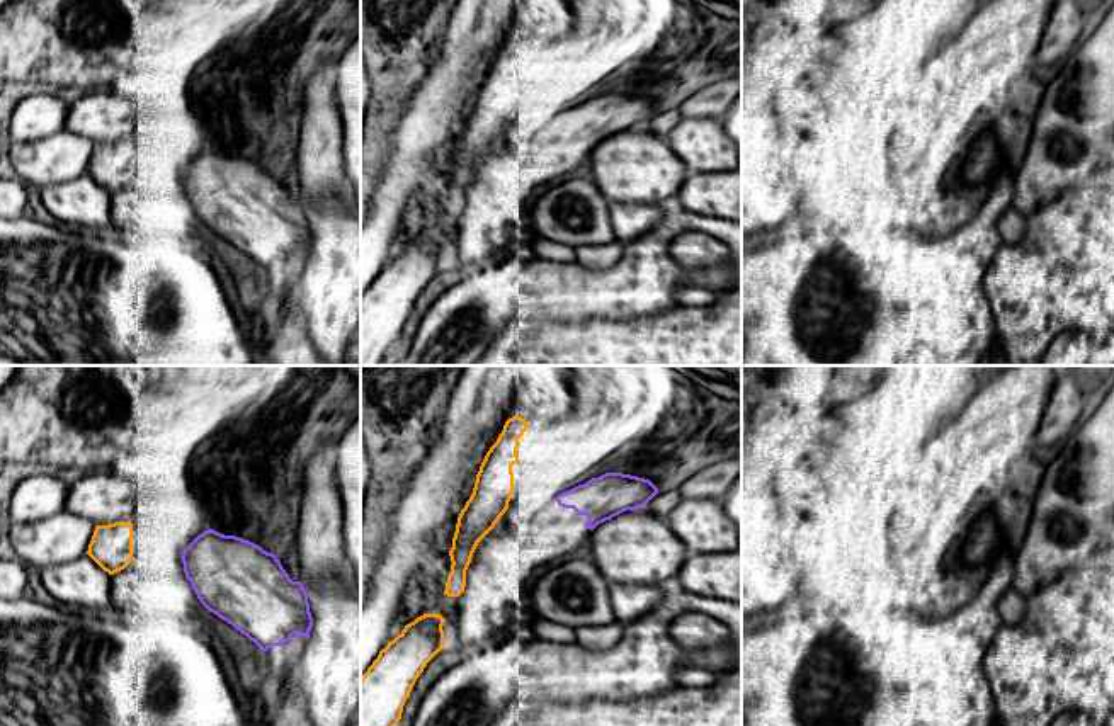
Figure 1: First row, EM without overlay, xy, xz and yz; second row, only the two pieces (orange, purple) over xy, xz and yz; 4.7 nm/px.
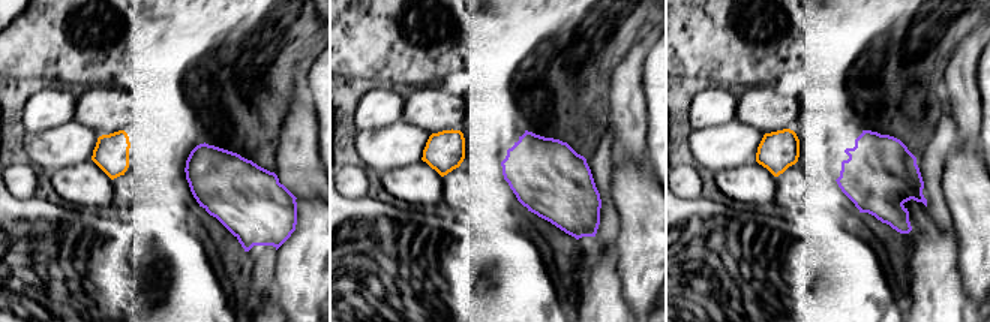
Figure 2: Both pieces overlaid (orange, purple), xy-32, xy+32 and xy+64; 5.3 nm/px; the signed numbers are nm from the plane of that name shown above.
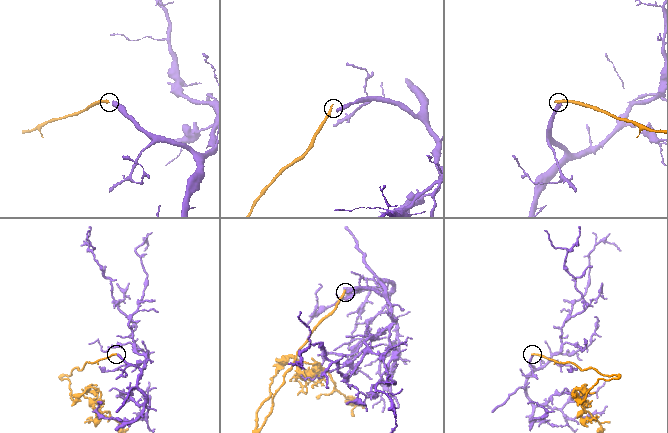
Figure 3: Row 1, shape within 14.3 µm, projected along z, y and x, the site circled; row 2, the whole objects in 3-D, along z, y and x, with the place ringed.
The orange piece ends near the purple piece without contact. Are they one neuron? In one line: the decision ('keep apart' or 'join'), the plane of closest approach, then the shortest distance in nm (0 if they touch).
keep apart; nearest in xz; 200 nm apart

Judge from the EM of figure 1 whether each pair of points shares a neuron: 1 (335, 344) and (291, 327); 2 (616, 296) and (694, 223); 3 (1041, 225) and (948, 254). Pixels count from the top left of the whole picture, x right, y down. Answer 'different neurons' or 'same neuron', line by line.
1: different neurons
2: same neuron
3: different neurons

